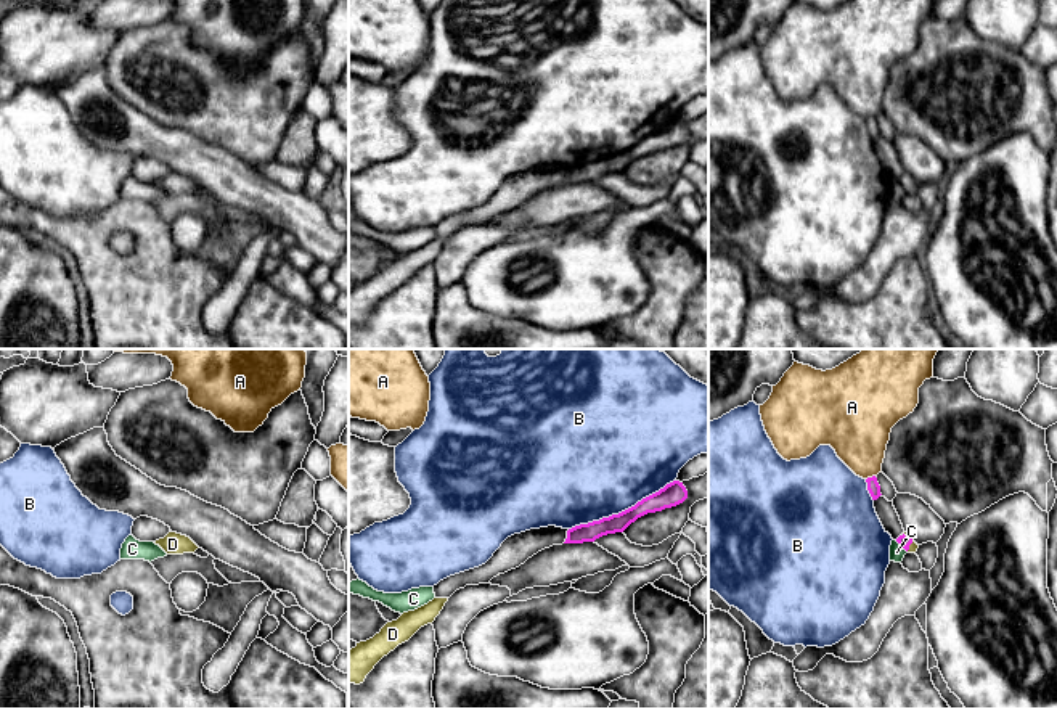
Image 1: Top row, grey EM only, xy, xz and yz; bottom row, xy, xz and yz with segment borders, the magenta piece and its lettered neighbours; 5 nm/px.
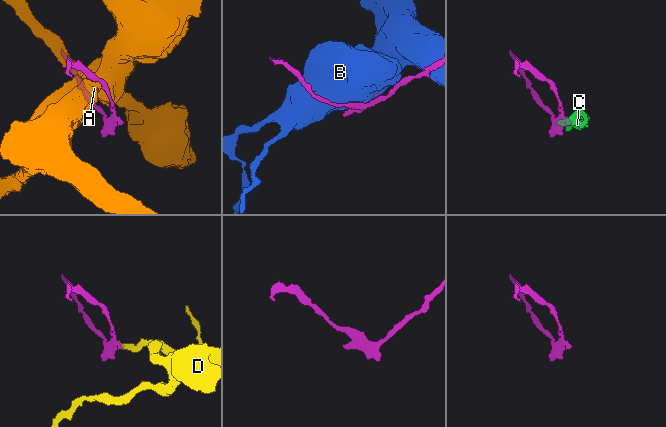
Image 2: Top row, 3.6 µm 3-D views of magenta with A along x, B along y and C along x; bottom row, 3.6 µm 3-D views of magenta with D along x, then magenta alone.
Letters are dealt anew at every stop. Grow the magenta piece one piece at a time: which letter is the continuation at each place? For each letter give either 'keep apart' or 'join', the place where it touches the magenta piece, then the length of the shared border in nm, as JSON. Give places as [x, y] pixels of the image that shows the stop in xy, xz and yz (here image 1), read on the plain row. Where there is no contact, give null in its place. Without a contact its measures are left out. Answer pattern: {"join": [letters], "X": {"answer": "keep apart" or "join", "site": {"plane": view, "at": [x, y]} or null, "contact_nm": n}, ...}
{"join": ["D"], "A": {"answer": "keep apart", "site": {"plane": "yz", "at": [869, 118]}, "contact_nm": 50}, "B": {"answer": "keep apart", "site": {"plane": "xz", "at": [622, 151]}, "contact_nm": 600}, "C": {"answer": "keep apart", "site": {"plane": "yz", "at": [901, 185]}, "contact_nm": 90}, "D": {"answer": "join", "site": {"plane": "yz", "at": [911, 180]}, "contact_nm": 100}}

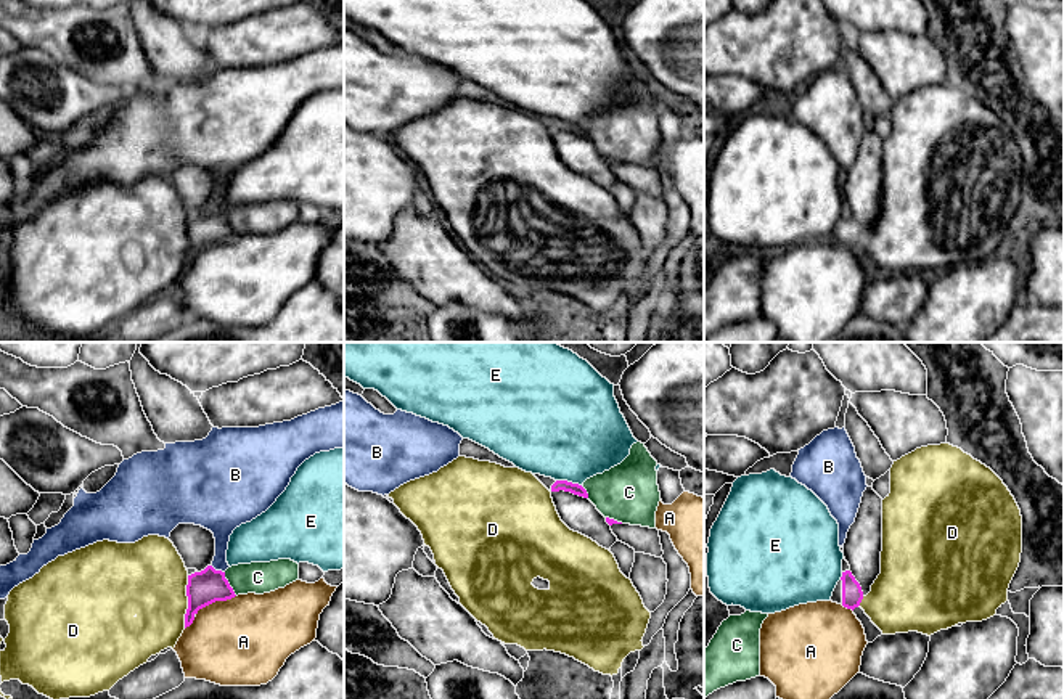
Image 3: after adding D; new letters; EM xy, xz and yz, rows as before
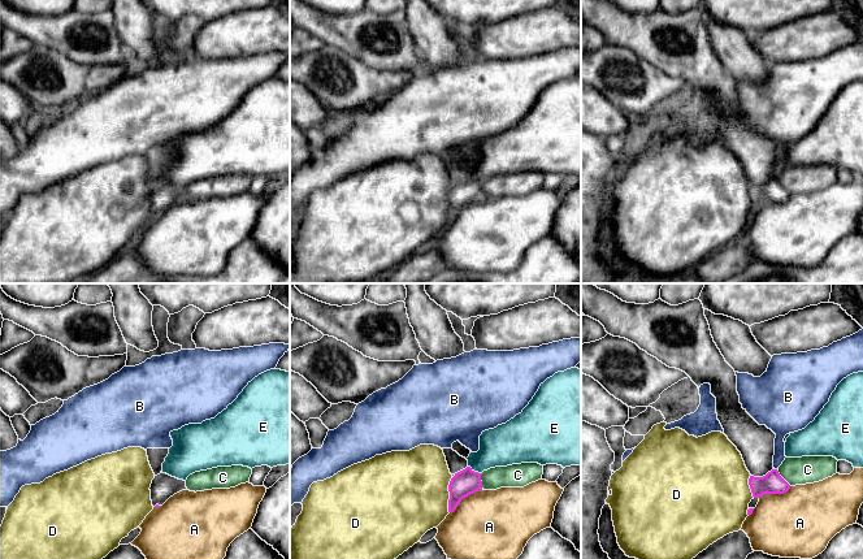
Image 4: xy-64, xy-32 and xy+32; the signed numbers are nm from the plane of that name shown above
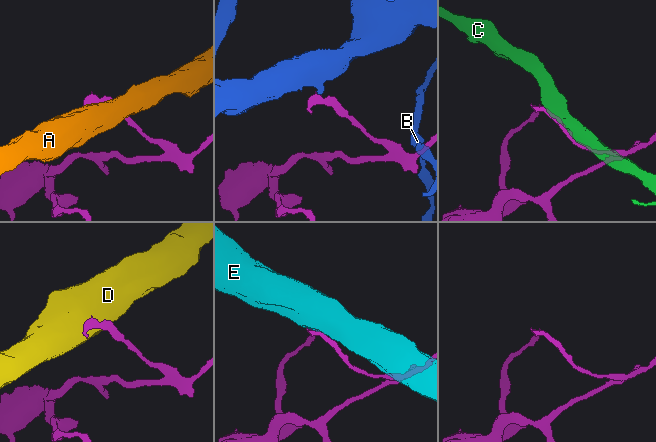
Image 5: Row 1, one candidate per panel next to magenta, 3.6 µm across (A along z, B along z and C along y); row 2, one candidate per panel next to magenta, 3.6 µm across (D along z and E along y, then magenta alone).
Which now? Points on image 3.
{"join": [], "A": {"answer": "keep apart", "site": {"plane": "xy", "at": [214, 241]}, "contact_nm": 220}, "B": {"answer": "keep apart", "site": {"plane": "xy", "at": [217, 211]}, "contact_nm": 80}, "C": {"answer": "keep apart", "site": {"plane": "xy", "at": [229, 224]}, "contact_nm": 140}, "D": {"answer": "keep apart", "site": {"plane": "xy", "at": [188, 241]}, "contact_nm": 260}, "E": {"answer": "keep apart", "site": {"plane": "xz", "at": [569, 122]}, "contact_nm": 130}}

